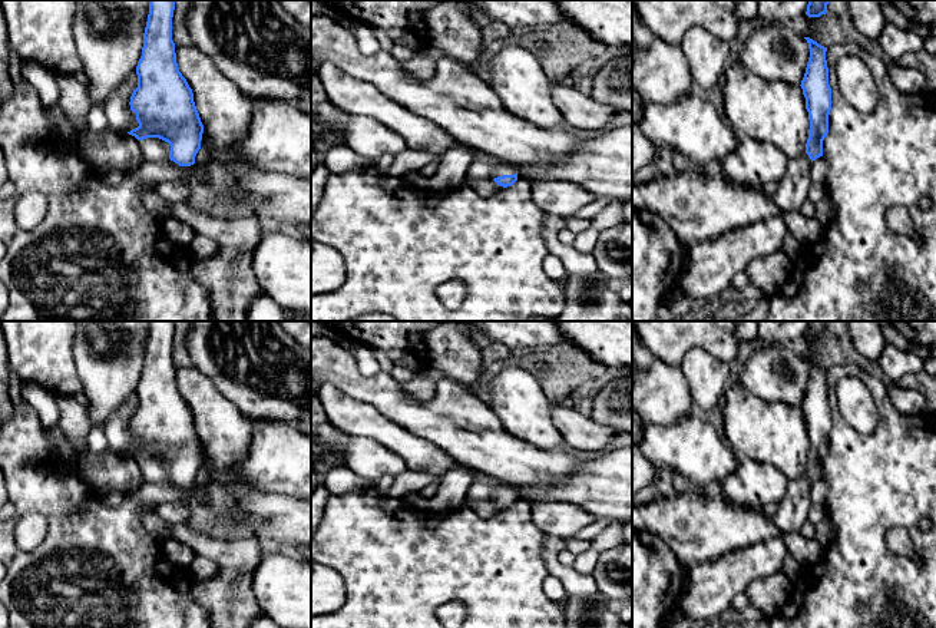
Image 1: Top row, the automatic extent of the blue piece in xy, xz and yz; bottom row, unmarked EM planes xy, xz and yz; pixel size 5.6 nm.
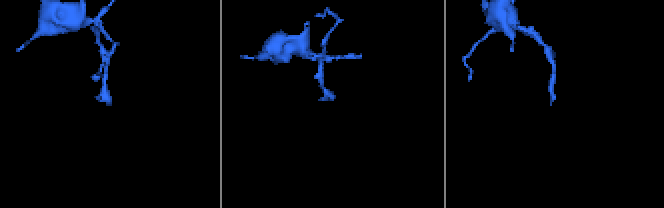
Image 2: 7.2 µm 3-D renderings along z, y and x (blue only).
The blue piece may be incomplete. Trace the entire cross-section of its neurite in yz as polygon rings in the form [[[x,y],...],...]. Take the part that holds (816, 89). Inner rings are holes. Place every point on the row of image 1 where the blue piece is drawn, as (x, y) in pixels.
[[[810,37],[810,57],[801,80],[810,129],[806,152],[790,159],[780,181],[777,192],[771,196],[781,212],[797,212],[797,205],[807,201],[811,179],[811,162],[823,156],[823,141],[828,133],[828,115],[831,110],[831,87],[828,85],[827,47]]]

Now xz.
[[[482,153],[472,162],[466,181],[495,181],[497,185],[507,188],[517,181],[517,171],[510,162]]]

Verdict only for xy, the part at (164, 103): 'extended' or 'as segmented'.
extended

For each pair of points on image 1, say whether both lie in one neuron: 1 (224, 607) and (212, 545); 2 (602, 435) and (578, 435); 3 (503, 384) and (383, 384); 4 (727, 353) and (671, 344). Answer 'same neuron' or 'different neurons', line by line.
1: same neuron
2: same neuron
3: different neurons
4: same neuron

